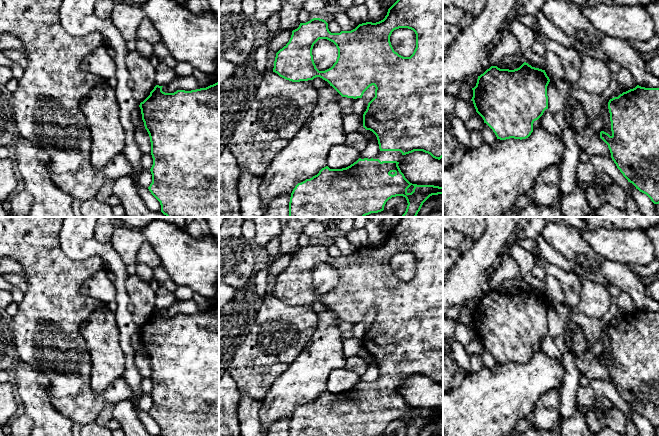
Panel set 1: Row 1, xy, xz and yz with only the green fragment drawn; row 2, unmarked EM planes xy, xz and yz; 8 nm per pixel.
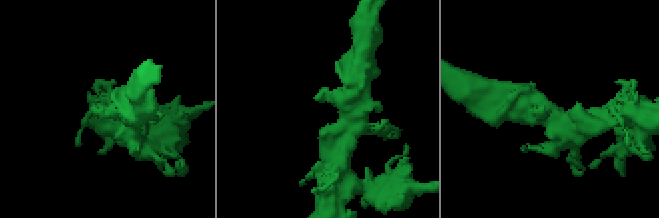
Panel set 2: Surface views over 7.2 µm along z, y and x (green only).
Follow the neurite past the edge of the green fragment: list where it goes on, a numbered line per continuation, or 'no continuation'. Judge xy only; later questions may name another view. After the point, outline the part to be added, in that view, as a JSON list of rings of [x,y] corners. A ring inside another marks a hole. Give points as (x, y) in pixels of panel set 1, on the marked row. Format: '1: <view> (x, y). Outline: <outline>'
no continuation

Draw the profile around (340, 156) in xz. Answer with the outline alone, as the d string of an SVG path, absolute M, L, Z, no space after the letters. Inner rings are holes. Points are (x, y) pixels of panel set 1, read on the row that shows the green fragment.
M344 144L335 145L329 149L327 166L330 169L342 169L359 159L359 151Z

